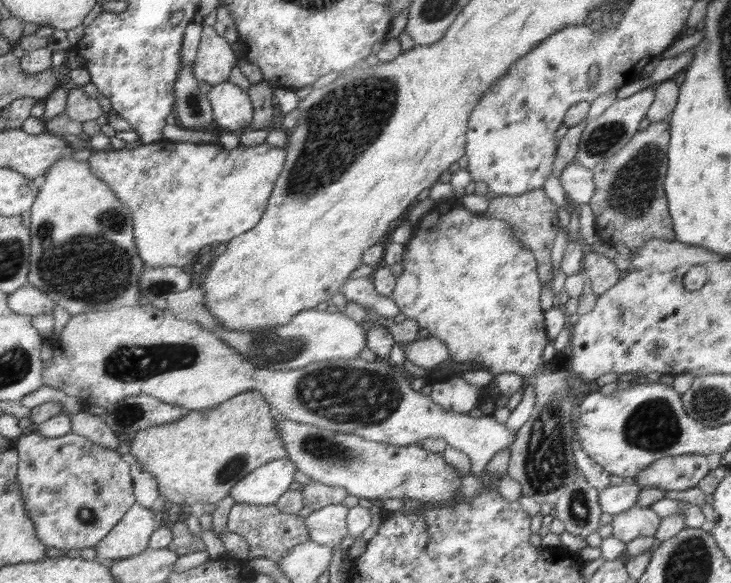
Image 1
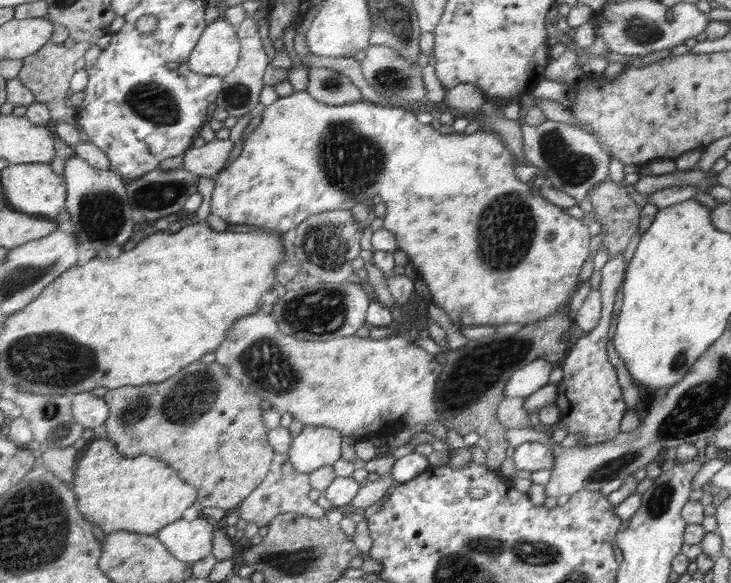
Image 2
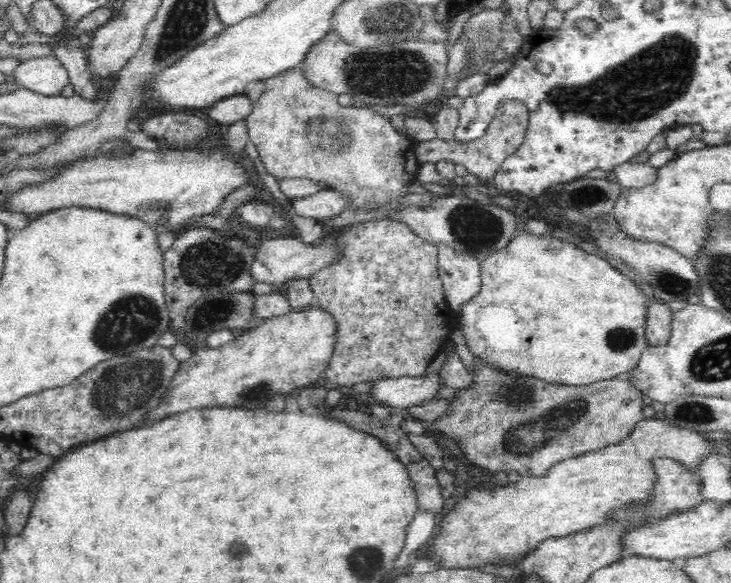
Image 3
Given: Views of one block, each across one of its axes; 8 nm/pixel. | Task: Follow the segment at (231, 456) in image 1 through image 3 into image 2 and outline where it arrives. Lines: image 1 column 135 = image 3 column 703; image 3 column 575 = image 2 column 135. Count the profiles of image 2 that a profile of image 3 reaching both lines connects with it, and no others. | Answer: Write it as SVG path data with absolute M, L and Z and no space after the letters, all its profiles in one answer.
M110 438L100 439L95 441L89 446L89 449L83 453L83 456L79 459L77 474L75 475L75 485L73 490L76 492L76 496L79 500L80 510L84 512L84 516L88 520L95 522L102 530L107 534L114 534L118 530L128 530L128 532L136 532L140 534L152 534L156 535L159 530L162 530L164 526L170 525L171 522L176 522L183 518L184 511L194 504L198 500L198 492L194 486L187 483L184 479L180 479L178 472L174 467L168 466L168 463L161 461L157 458L152 458L151 455L144 454L139 457L128 458L122 452L120 452L119 447L116 442Z

